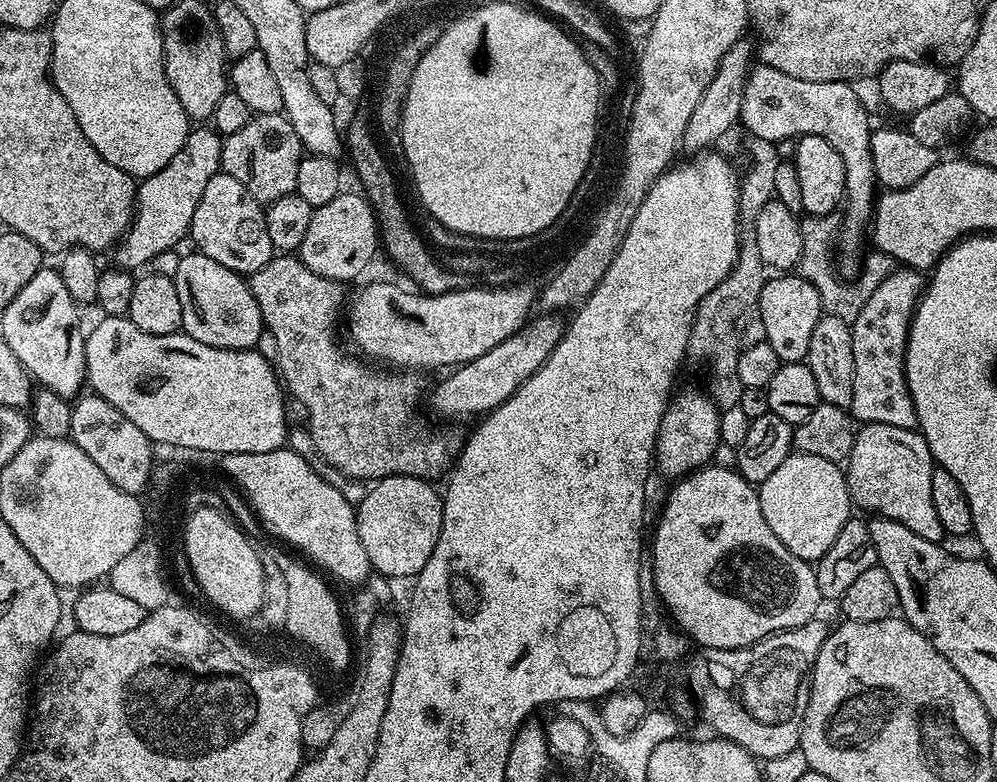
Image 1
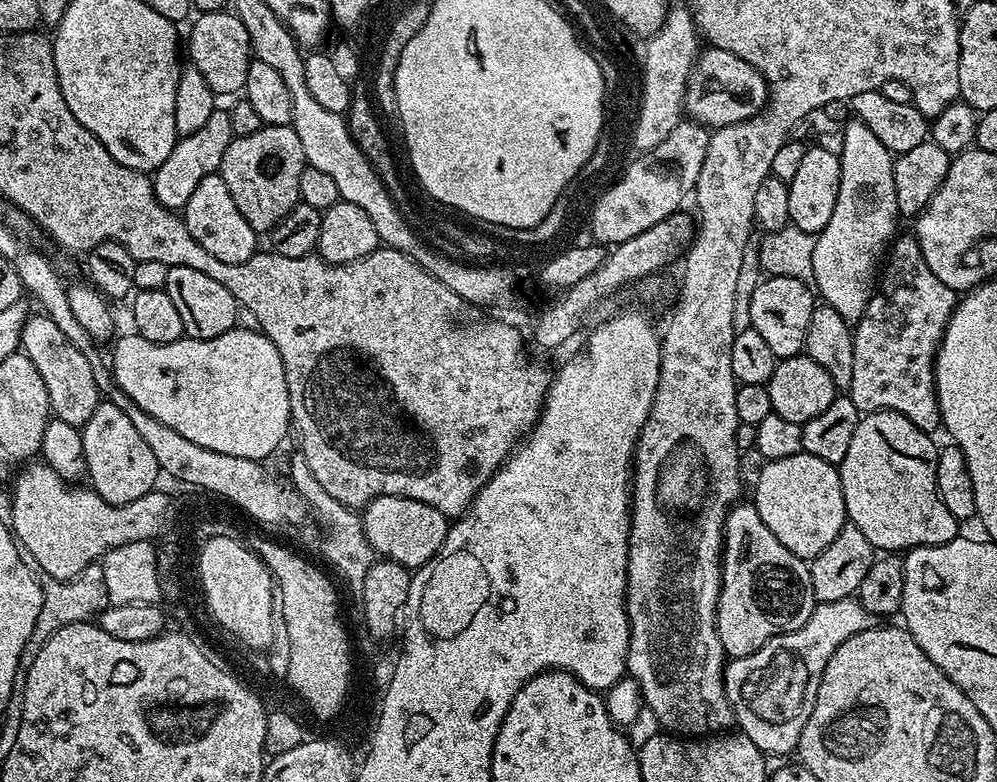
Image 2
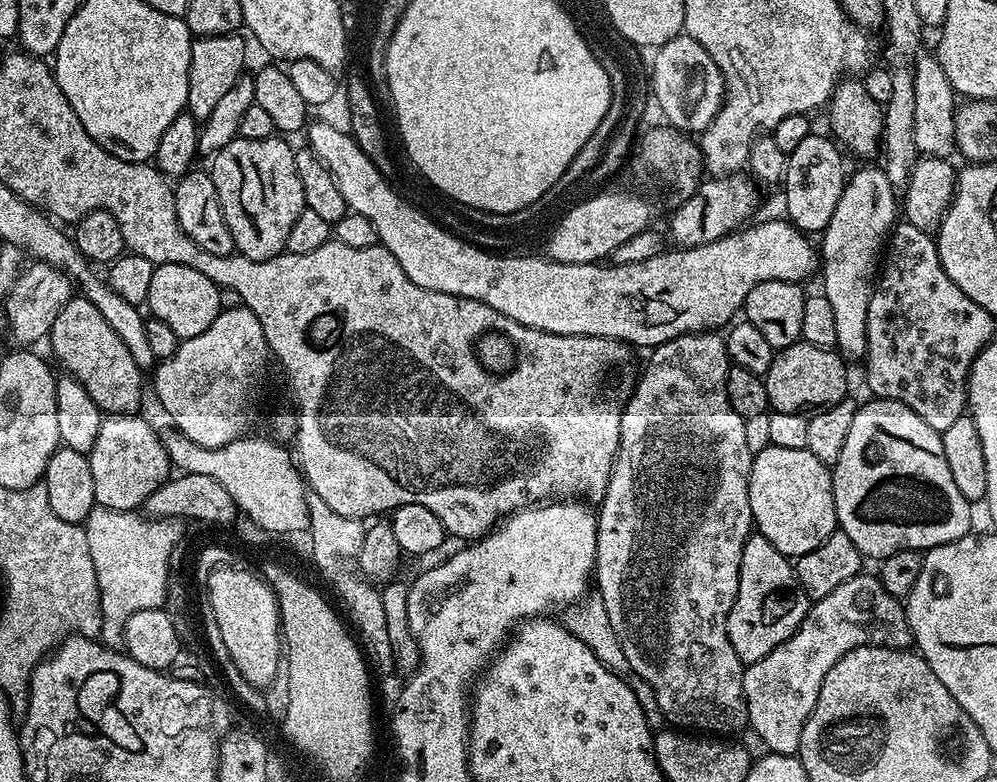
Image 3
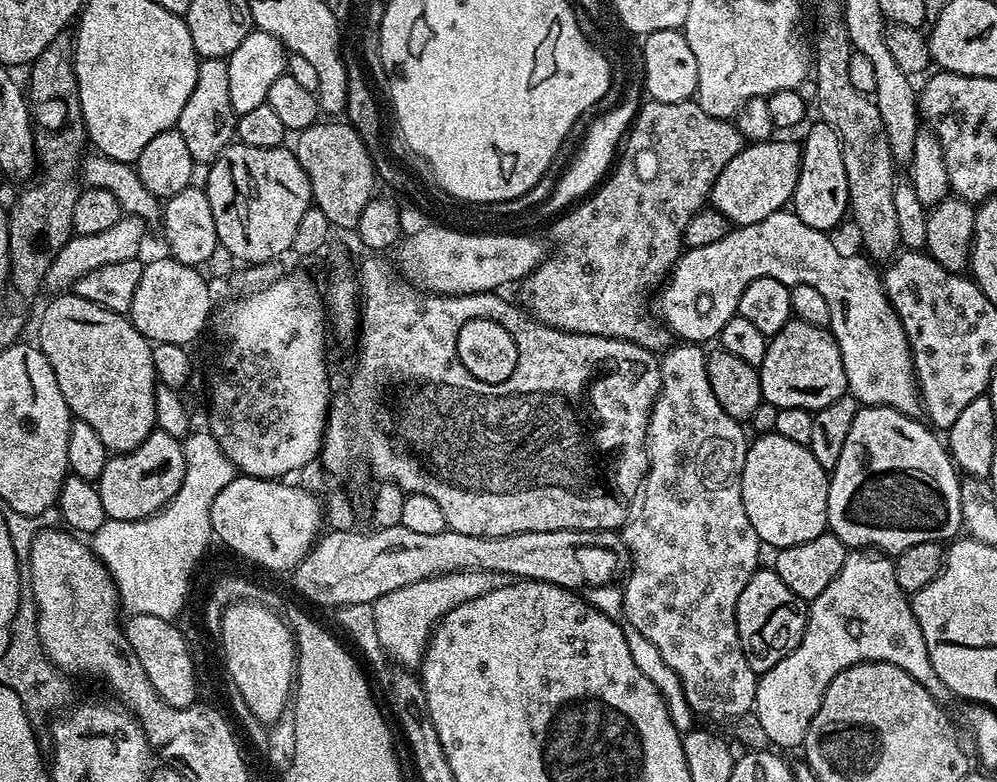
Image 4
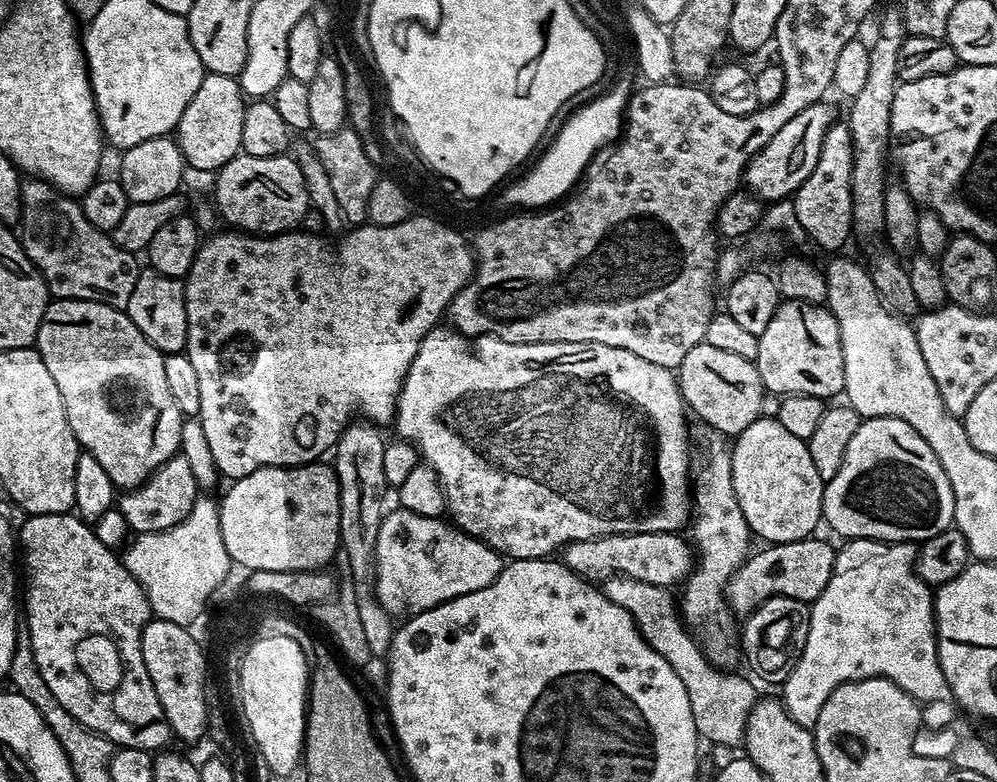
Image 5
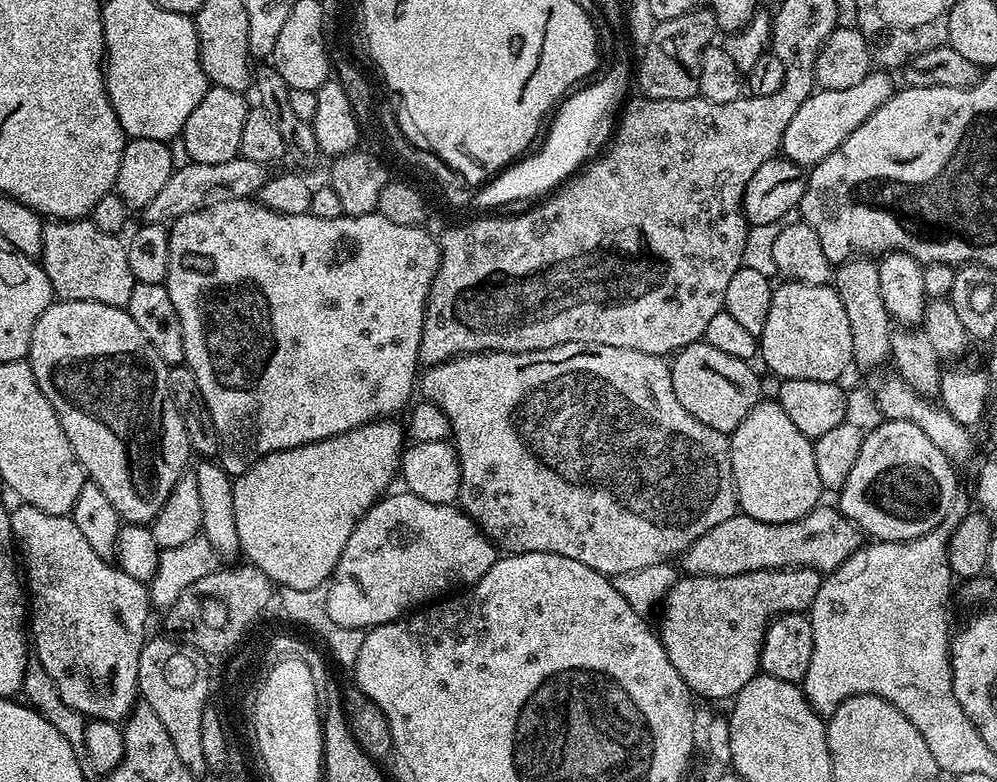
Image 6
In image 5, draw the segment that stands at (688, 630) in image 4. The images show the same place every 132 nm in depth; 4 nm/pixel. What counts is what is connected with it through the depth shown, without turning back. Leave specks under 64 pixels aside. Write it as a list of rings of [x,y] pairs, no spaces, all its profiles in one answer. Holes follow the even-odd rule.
[[[712,438],[704,444],[704,465],[700,468],[700,493],[695,493],[694,515],[690,520],[692,528],[691,543],[694,545],[694,567],[688,579],[682,585],[684,593],[678,596],[678,611],[687,627],[694,630],[698,637],[698,643],[709,663],[720,670],[732,670],[742,656],[742,648],[739,643],[733,643],[734,613],[726,603],[728,584],[732,575],[739,570],[750,555],[754,537],[750,526],[746,522],[746,514],[742,514],[742,506],[738,506],[738,498],[734,494],[734,482],[732,481],[732,449],[723,439]]]

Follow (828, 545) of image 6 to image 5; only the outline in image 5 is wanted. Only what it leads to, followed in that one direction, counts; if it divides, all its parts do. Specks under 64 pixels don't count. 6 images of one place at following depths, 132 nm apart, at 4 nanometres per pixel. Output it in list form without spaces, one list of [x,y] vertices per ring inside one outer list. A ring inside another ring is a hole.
[[[619,532],[613,536],[596,536],[593,540],[579,540],[566,544],[562,549],[562,562],[586,580],[603,582],[610,576],[638,578],[640,582],[650,582],[659,588],[671,589],[672,584],[683,585],[694,567],[694,548],[683,535],[674,532]]]

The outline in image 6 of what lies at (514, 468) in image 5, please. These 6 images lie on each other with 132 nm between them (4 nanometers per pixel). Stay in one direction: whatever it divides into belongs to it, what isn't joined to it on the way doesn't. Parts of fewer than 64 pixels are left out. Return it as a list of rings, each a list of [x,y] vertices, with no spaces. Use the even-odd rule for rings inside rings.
[[[563,344],[550,346],[546,350],[533,352],[470,352],[468,368],[458,362],[462,372],[462,382],[456,386],[452,376],[450,360],[444,364],[433,364],[428,372],[419,377],[418,388],[424,391],[425,401],[437,404],[446,414],[454,433],[456,453],[460,459],[462,482],[460,483],[459,507],[463,508],[484,535],[505,553],[549,552],[562,554],[562,558],[574,558],[590,570],[598,570],[609,578],[642,570],[646,566],[666,564],[683,557],[688,549],[706,530],[714,530],[726,518],[737,515],[738,501],[736,483],[732,473],[732,446],[729,437],[718,430],[710,430],[674,394],[672,370],[669,361],[663,356],[642,354],[638,350],[626,350],[622,346],[602,346],[601,344]]]

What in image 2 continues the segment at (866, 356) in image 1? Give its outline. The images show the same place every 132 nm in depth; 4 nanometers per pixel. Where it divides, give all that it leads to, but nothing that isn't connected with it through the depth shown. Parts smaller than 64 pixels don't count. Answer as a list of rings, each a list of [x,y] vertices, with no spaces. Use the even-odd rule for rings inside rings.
[[[903,234],[897,235],[891,241],[890,247],[886,252],[886,263],[882,268],[882,275],[878,280],[878,287],[873,291],[870,302],[866,306],[866,310],[862,314],[862,318],[855,321],[852,328],[852,345],[854,346],[854,375],[850,378],[850,386],[847,388],[847,395],[851,396],[854,406],[858,406],[858,410],[862,414],[870,412],[897,412],[902,414],[902,418],[910,418],[910,422],[914,422],[914,426],[918,426],[918,430],[932,434],[935,428],[941,427],[940,407],[936,401],[936,382],[934,379],[934,353],[938,347],[938,341],[943,333],[944,325],[948,323],[949,316],[952,315],[952,309],[958,303],[958,294],[950,286],[946,286],[946,282],[941,282],[934,270],[930,270],[930,266],[926,266],[926,258],[922,258],[922,250],[920,244],[916,240],[915,235]]]

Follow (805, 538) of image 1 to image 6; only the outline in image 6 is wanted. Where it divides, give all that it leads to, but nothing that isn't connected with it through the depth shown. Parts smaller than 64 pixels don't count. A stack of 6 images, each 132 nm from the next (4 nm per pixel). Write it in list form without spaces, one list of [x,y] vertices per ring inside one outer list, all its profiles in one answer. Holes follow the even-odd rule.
[[[775,399],[756,404],[730,434],[732,473],[736,483],[738,508],[758,522],[781,524],[794,522],[821,503],[820,479],[814,466],[813,441],[794,427],[786,410]]]

